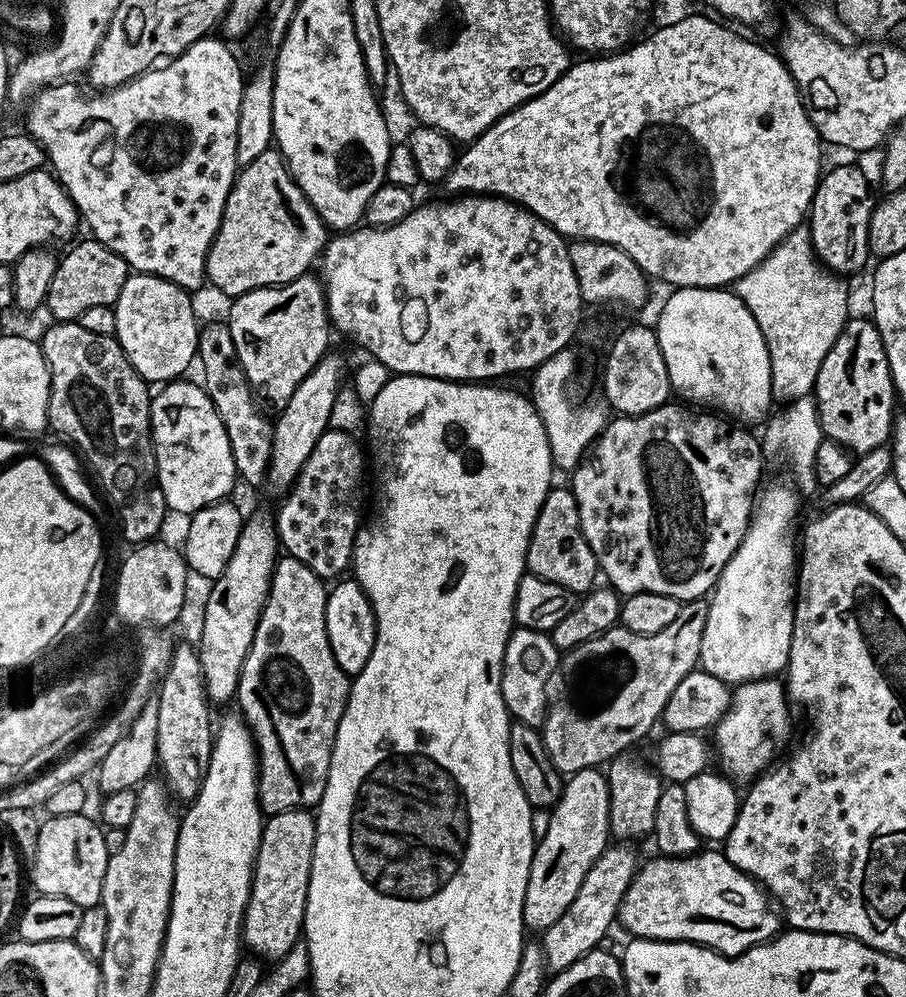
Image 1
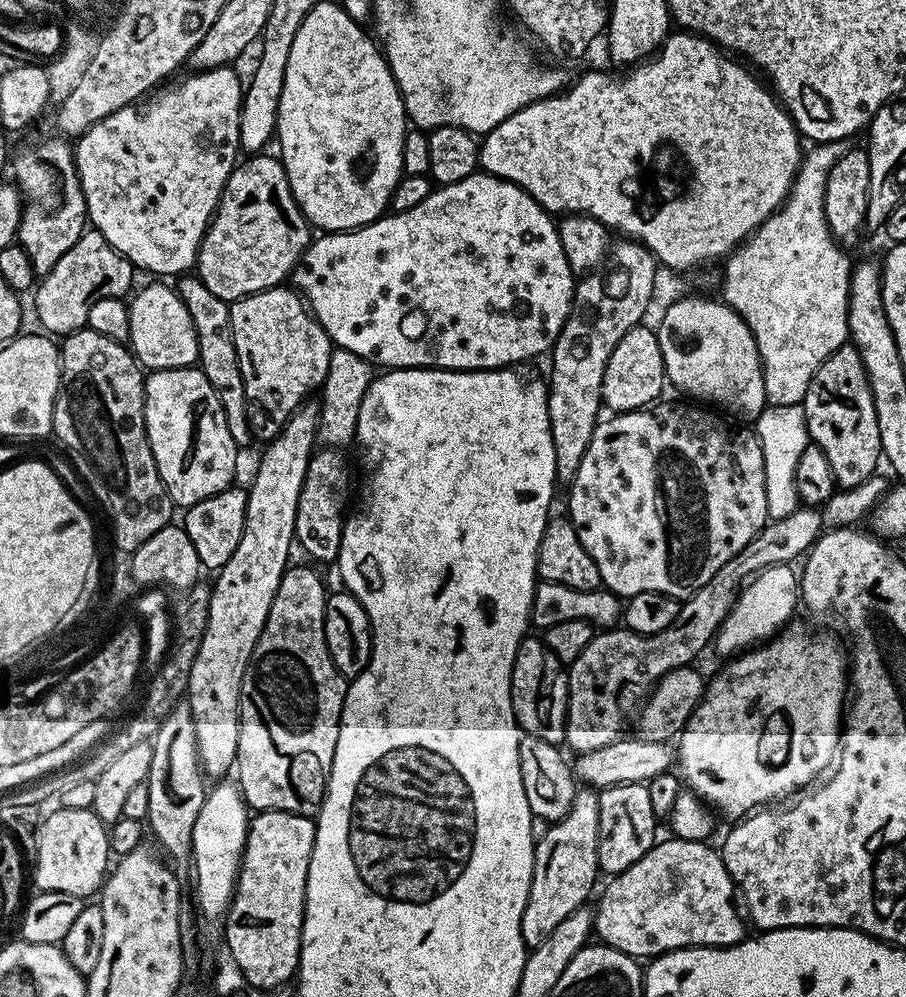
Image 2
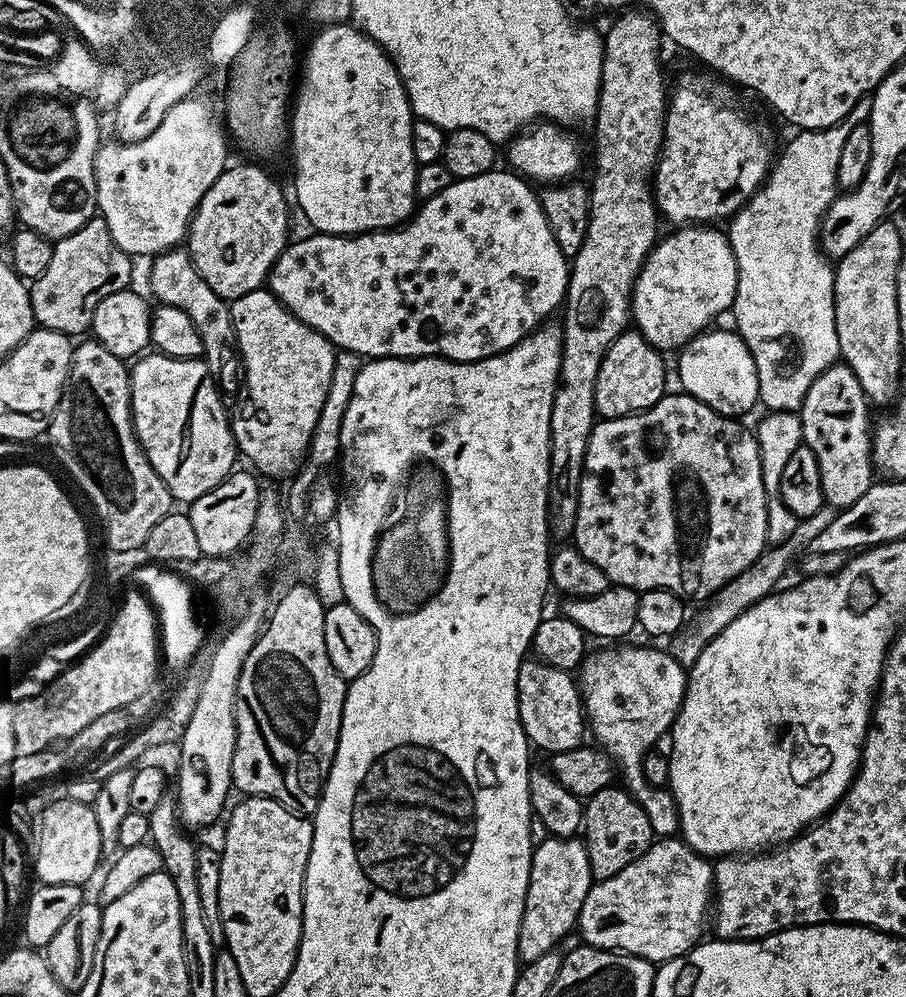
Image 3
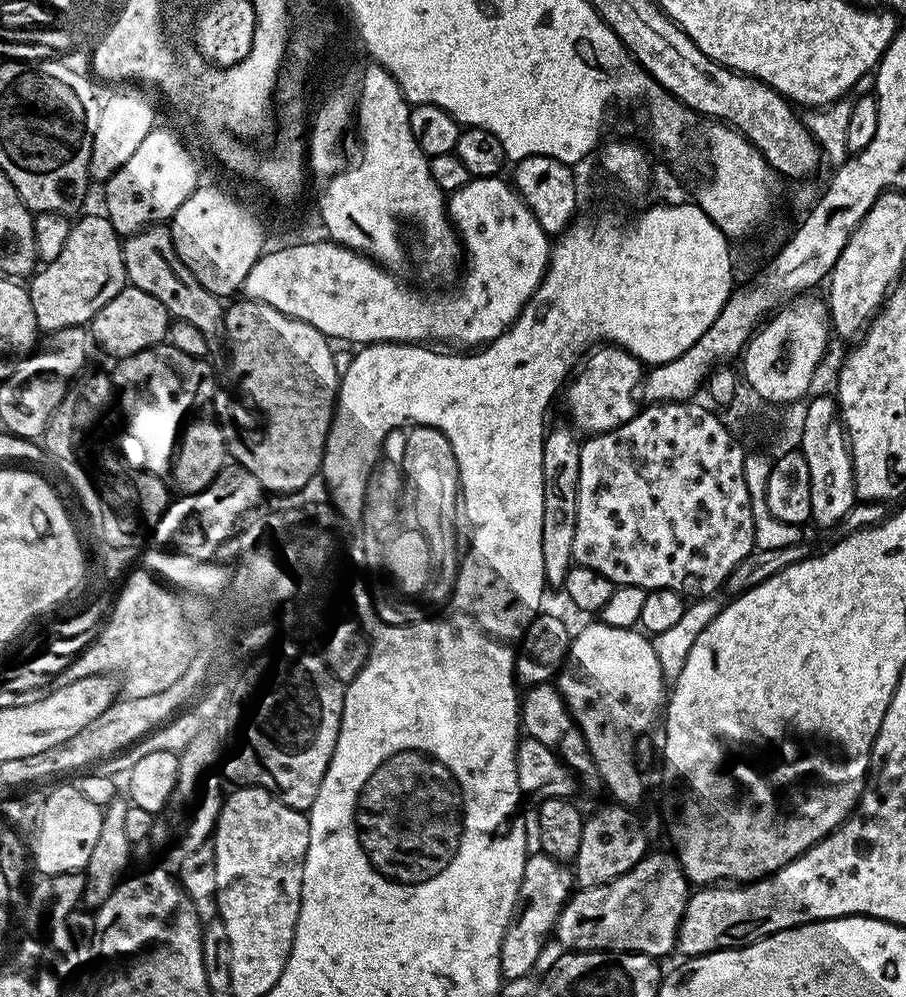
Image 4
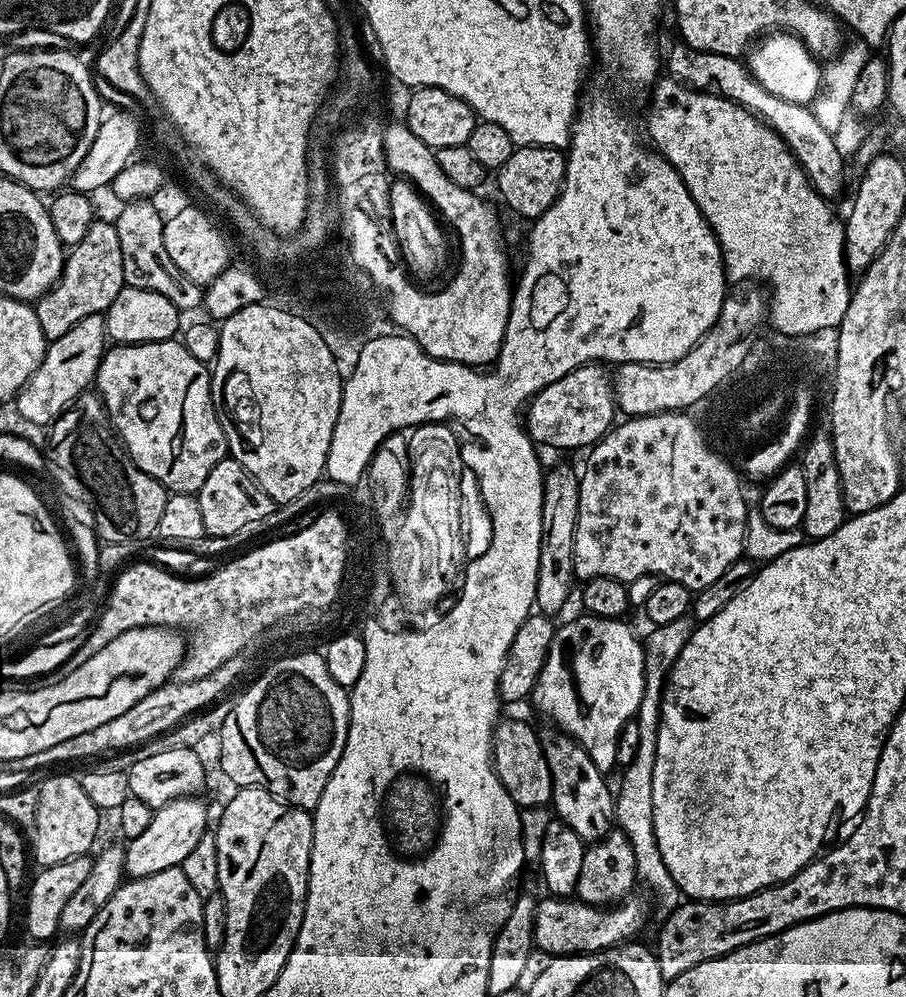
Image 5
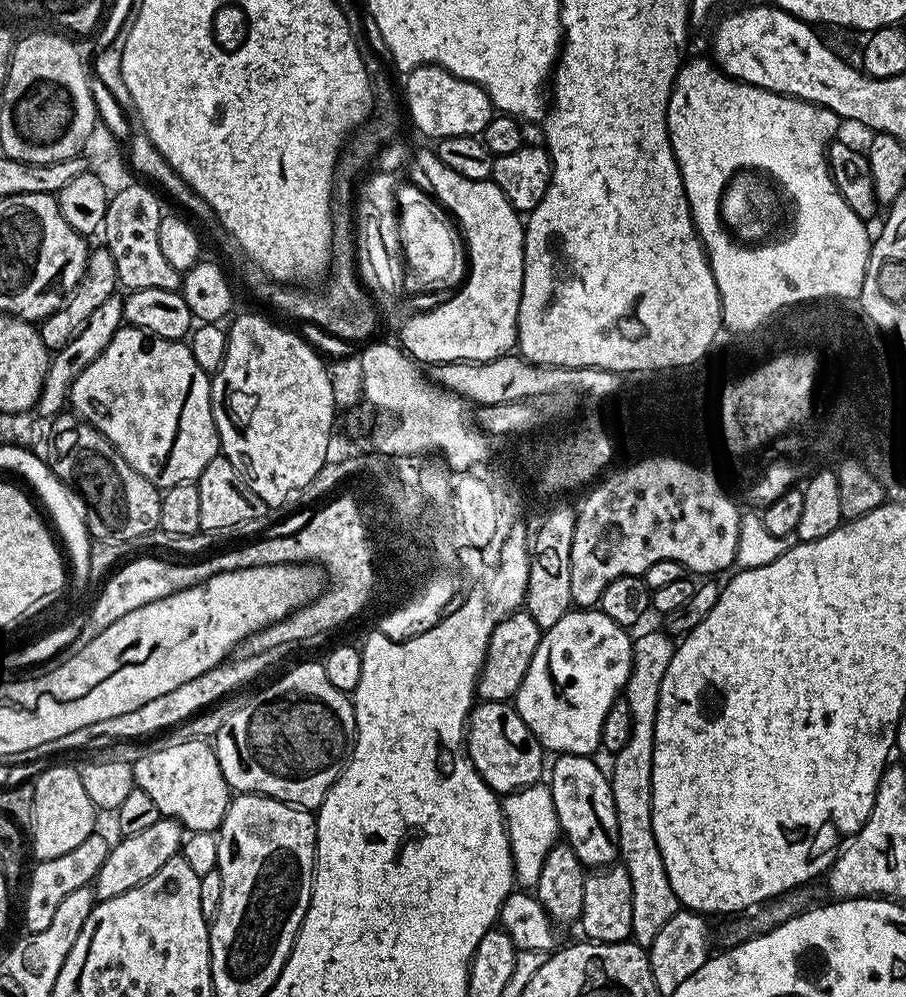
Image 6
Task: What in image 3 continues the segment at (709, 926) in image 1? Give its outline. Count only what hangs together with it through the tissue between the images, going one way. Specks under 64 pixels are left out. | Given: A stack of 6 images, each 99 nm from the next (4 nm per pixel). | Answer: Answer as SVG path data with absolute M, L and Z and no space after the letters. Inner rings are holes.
M660 838L653 842L646 850L646 854L642 854L642 858L638 858L634 862L630 862L630 866L626 866L626 870L618 870L618 874L614 874L614 878L606 878L593 883L592 888L586 894L586 902L582 902L582 910L580 911L580 919L578 921L578 933L585 945L590 948L607 948L618 952L627 952L630 956L641 956L644 960L653 962L663 962L665 960L673 960L675 956L683 956L692 951L697 944L701 943L704 932L704 919L710 916L710 901L714 896L714 868L705 857L699 852L694 851L689 844L685 844L680 838Z

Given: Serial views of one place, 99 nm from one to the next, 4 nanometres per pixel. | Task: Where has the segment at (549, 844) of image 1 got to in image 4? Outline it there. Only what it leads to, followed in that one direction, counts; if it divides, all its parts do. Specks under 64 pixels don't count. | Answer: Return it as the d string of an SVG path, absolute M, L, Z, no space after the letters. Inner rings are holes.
M539 850L533 851L522 870L522 886L516 899L516 915L508 924L502 938L500 974L504 980L513 980L535 973L536 963L544 952L550 937L556 931L556 923L564 904L574 891L574 872L565 861L556 860Z

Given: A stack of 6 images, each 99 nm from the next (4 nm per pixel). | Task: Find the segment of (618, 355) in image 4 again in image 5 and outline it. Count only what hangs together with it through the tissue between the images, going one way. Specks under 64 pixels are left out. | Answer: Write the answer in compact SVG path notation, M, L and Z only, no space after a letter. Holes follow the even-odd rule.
M600 362L583 364L580 368L570 370L570 374L558 378L558 382L550 382L550 386L533 396L522 416L522 423L533 444L545 444L548 448L587 449L612 431L618 409L616 394L612 391L612 376L607 370Z

